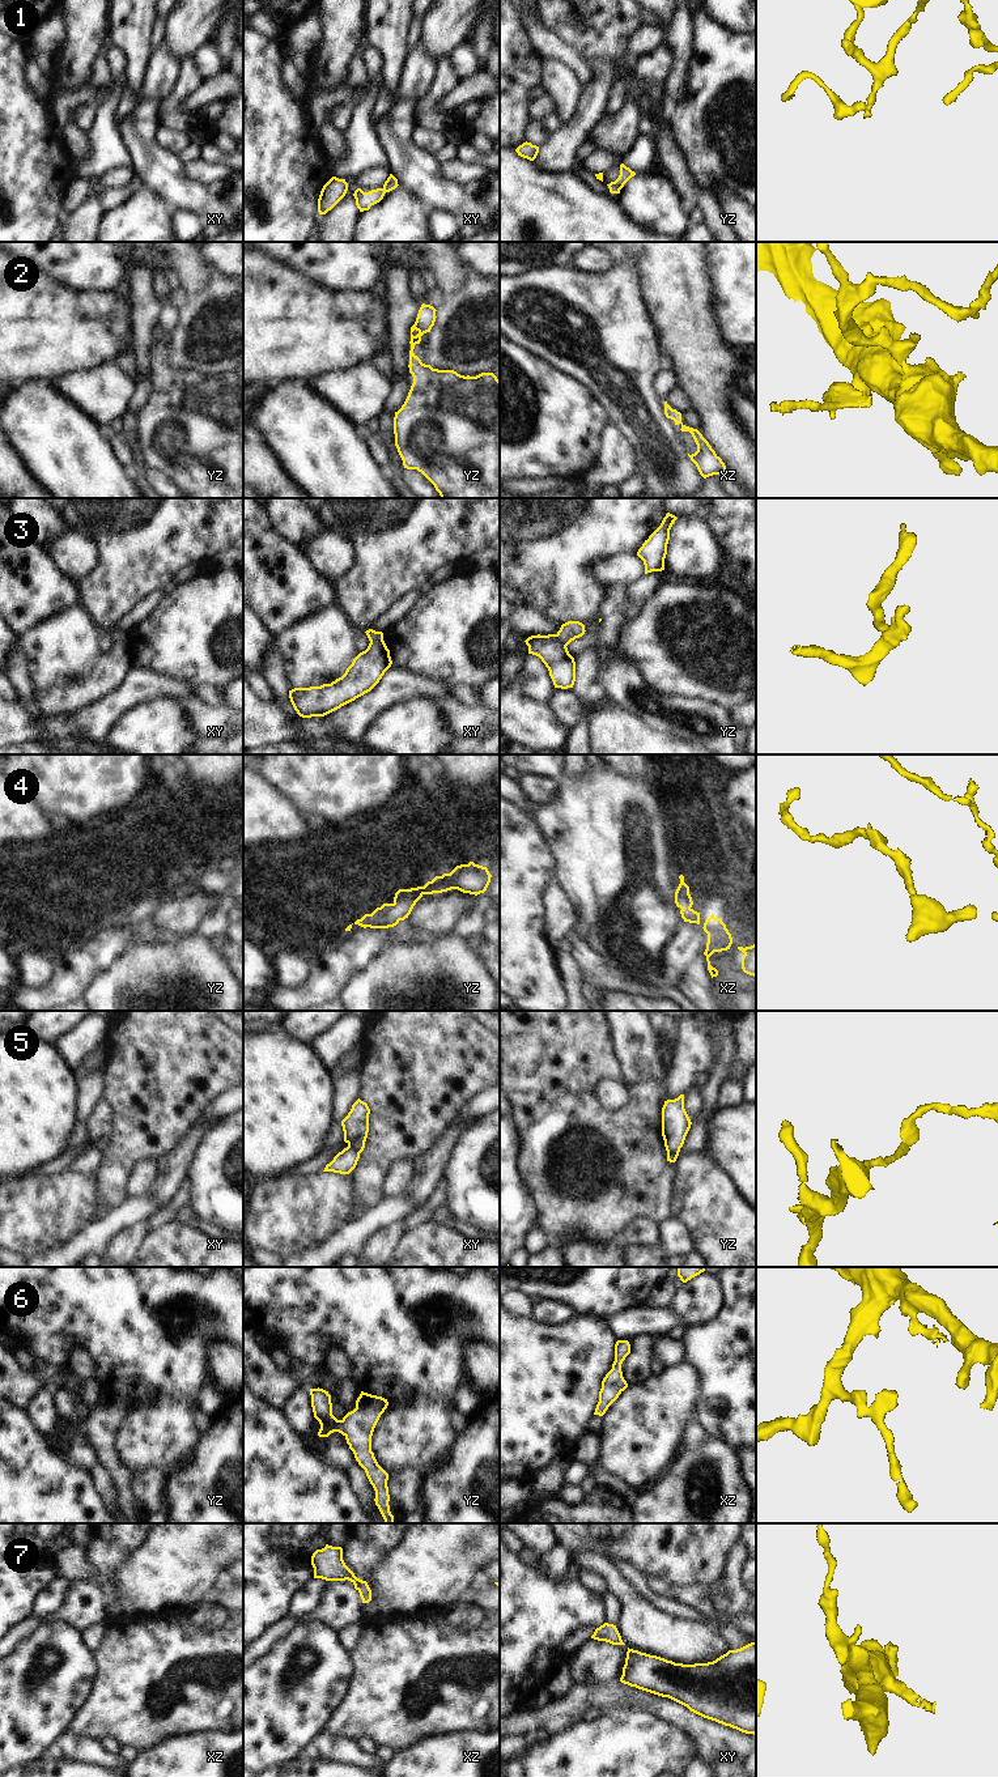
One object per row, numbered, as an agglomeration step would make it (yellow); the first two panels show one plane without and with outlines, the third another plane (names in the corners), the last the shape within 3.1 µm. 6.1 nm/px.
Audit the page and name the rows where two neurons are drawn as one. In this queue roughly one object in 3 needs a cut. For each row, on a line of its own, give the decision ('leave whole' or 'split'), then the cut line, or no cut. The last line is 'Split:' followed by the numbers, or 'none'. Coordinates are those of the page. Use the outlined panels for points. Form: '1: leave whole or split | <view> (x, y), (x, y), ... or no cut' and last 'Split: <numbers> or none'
1: leave whole | no cut
2: leave whole | no cut
3: split | yz (555, 634), (565, 646)
4: leave whole | no cut
5: split | xy (348, 1144), (359, 1153)
6: leave whole | no cut
7: leave whole | no cut
Split: 3, 5

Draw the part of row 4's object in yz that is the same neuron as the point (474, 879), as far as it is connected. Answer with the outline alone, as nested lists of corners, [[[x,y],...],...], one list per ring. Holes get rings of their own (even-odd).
[[[470,862],[468,864],[456,866],[450,873],[436,876],[424,887],[399,889],[395,893],[392,904],[383,904],[371,914],[365,914],[357,919],[354,924],[364,928],[388,928],[396,926],[411,914],[416,902],[424,894],[442,893],[458,889],[463,893],[480,894],[484,893],[490,883],[492,875],[487,867]]]

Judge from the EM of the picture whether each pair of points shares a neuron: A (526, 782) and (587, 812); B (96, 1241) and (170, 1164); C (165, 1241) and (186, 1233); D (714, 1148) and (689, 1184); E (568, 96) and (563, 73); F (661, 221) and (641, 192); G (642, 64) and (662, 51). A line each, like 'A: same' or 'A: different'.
A: different
B: same
C: same
D: different
E: same
F: same
G: same

